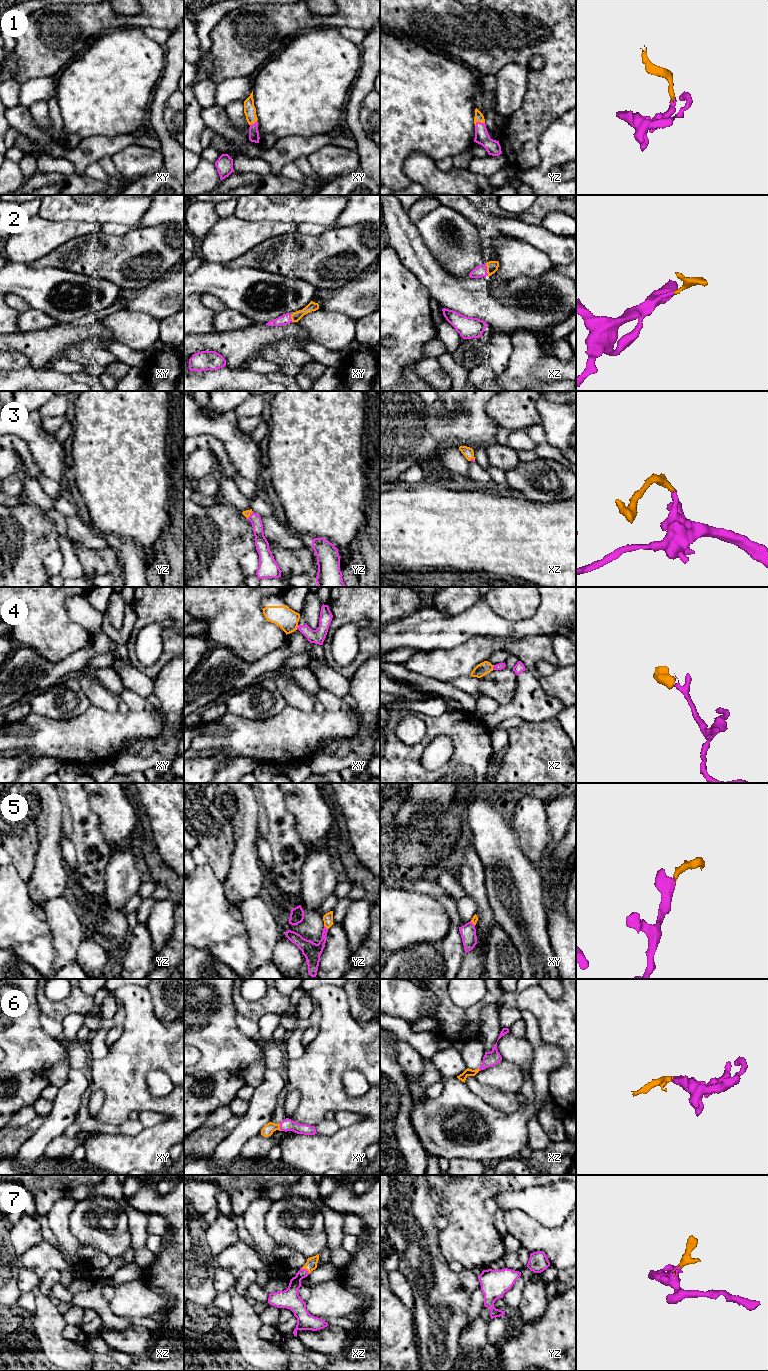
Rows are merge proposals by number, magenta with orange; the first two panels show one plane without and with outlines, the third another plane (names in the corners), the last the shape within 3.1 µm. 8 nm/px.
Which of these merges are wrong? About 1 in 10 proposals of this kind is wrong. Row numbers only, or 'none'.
4

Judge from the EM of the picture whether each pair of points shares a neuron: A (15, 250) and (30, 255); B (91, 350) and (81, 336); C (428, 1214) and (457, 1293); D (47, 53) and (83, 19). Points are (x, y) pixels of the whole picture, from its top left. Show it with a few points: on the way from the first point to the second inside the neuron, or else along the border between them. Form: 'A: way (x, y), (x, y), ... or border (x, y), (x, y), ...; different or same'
A: way (19, 250), (26, 251); same
B: border (106, 345), (89, 338), (64, 352); different
C: way (428, 1234), (429, 1249), (437, 1273); same
D: way (56, 44), (74, 26); same

